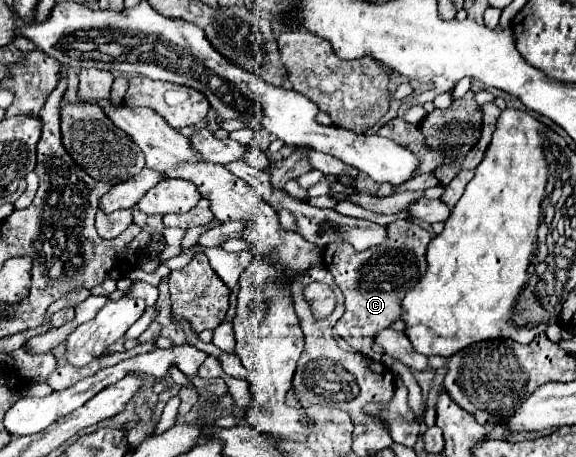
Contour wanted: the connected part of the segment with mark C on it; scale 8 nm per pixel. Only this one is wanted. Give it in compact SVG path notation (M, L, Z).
M407 219L393 221L389 225L389 239L381 245L381 251L369 249L357 253L349 243L329 243L323 251L323 265L335 277L337 287L345 297L345 313L337 321L335 331L339 337L373 337L377 331L389 327L393 321L403 319L403 293L425 275L425 251L431 237L429 233Z

